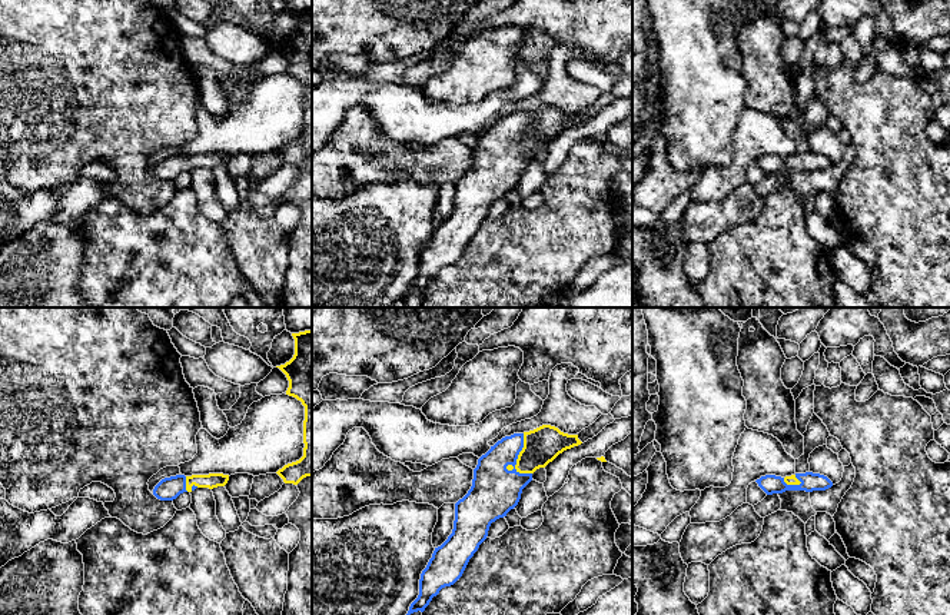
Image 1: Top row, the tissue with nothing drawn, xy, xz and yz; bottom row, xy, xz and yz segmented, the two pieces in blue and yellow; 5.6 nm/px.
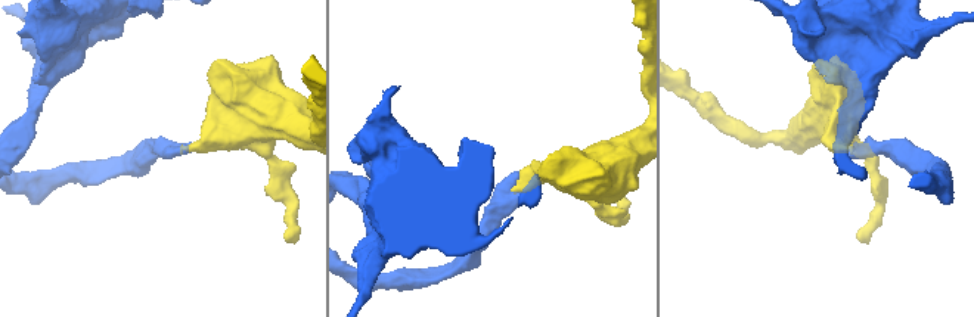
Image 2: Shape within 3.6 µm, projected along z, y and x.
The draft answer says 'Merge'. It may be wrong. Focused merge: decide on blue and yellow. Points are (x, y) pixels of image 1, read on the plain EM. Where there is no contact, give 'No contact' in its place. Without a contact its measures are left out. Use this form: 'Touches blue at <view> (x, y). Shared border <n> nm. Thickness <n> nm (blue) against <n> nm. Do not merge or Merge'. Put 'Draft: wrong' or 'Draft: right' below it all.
Touches blue at xz (517, 138). Shared border 240 nm. Thickness 280 nm (blue) against 200 nm. Merge
Draft: right

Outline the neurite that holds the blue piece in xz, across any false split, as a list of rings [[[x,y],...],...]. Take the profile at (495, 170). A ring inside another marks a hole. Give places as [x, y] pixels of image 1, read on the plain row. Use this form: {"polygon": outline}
{"polygon": [[[551,104],[514,113],[498,120],[478,139],[472,166],[455,183],[452,213],[438,227],[421,253],[419,275],[405,297],[423,292],[434,276],[454,265],[469,239],[486,219],[492,202],[514,189],[532,153],[545,147],[559,133],[581,124],[578,114],[568,114]]]}

